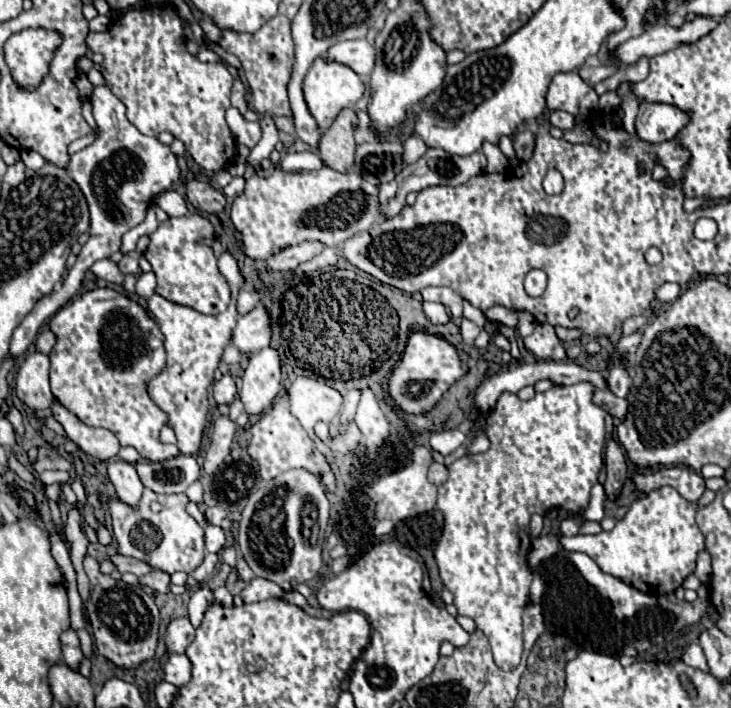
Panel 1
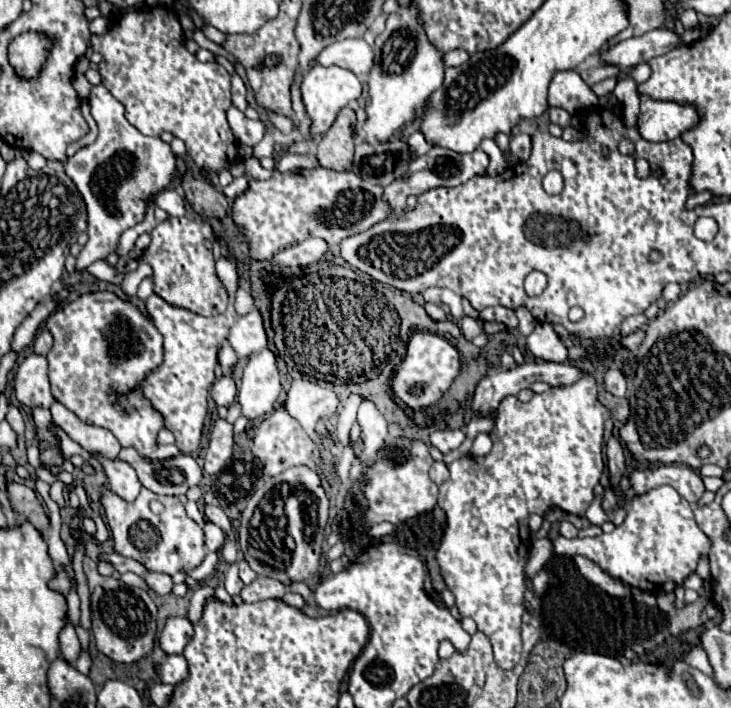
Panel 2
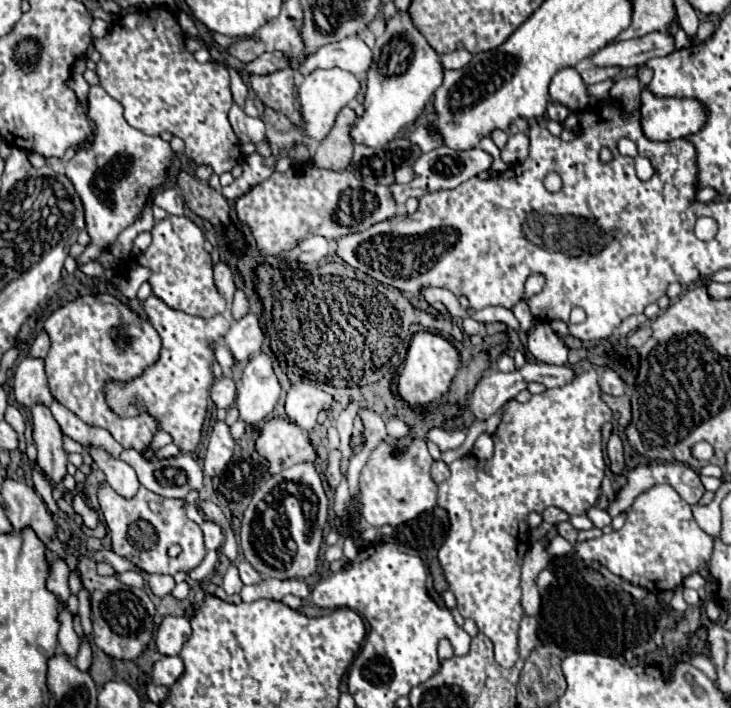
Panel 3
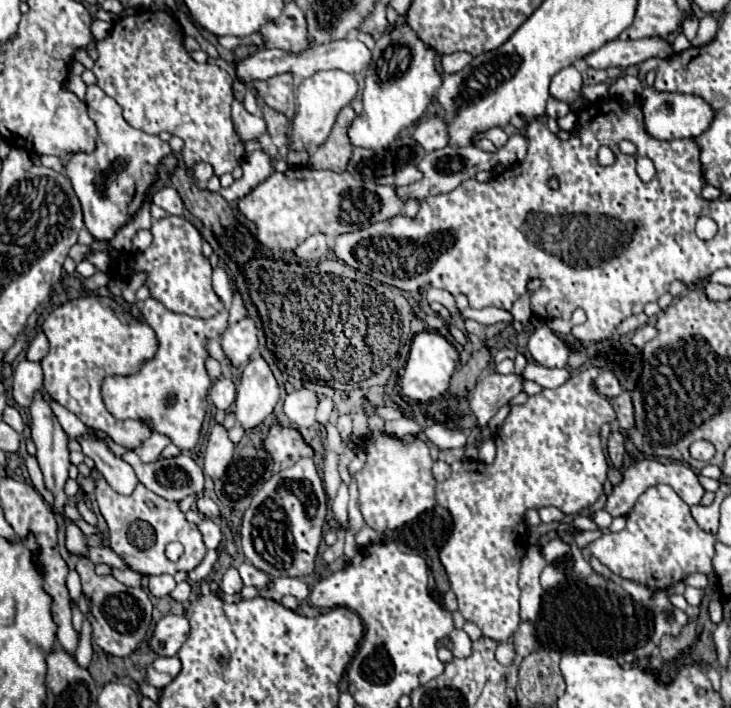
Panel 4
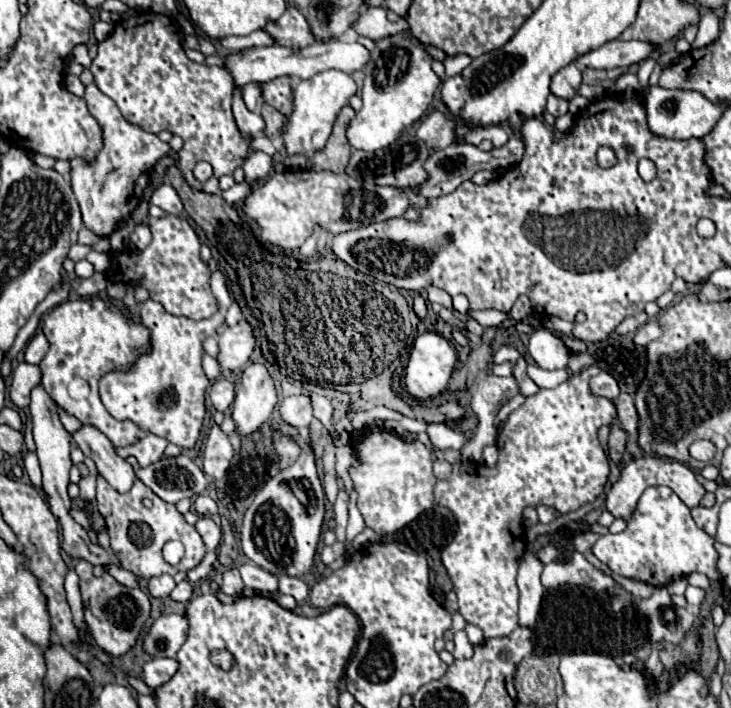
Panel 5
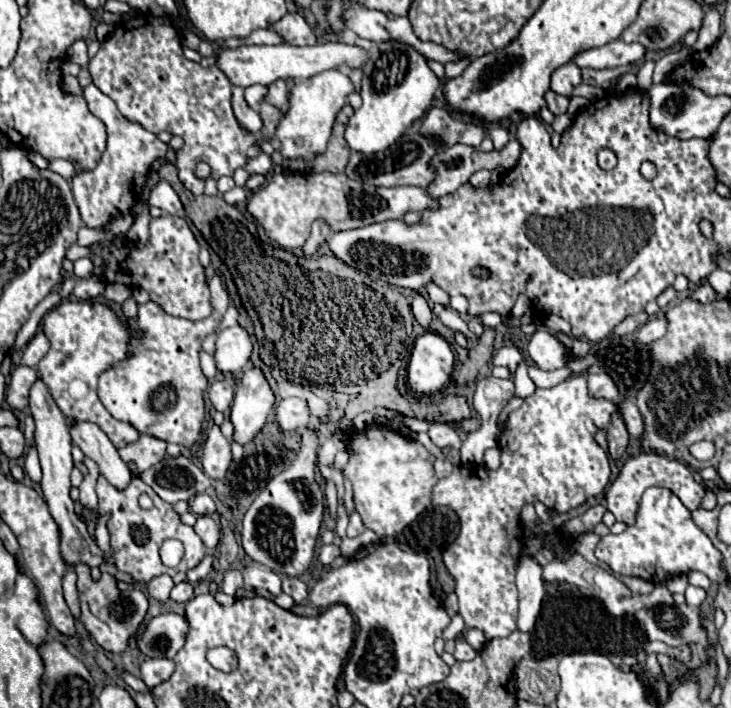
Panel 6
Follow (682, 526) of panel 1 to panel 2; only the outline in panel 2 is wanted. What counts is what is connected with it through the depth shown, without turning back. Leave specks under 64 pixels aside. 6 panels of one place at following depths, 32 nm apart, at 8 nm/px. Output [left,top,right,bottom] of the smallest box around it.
[554,486,710,594]

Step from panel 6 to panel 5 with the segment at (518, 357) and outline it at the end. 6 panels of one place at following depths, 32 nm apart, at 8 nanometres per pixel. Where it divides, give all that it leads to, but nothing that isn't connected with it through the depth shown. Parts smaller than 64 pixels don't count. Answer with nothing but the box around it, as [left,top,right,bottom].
[493,346,521,364]

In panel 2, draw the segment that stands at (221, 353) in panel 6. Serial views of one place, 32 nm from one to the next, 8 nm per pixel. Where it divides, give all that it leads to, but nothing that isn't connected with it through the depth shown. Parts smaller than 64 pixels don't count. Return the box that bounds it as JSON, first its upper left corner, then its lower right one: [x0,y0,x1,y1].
[228,310,266,360]

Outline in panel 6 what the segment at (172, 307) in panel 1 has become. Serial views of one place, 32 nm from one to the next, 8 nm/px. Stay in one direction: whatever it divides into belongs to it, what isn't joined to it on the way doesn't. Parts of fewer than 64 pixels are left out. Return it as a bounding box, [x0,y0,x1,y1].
[98,276,231,446]

